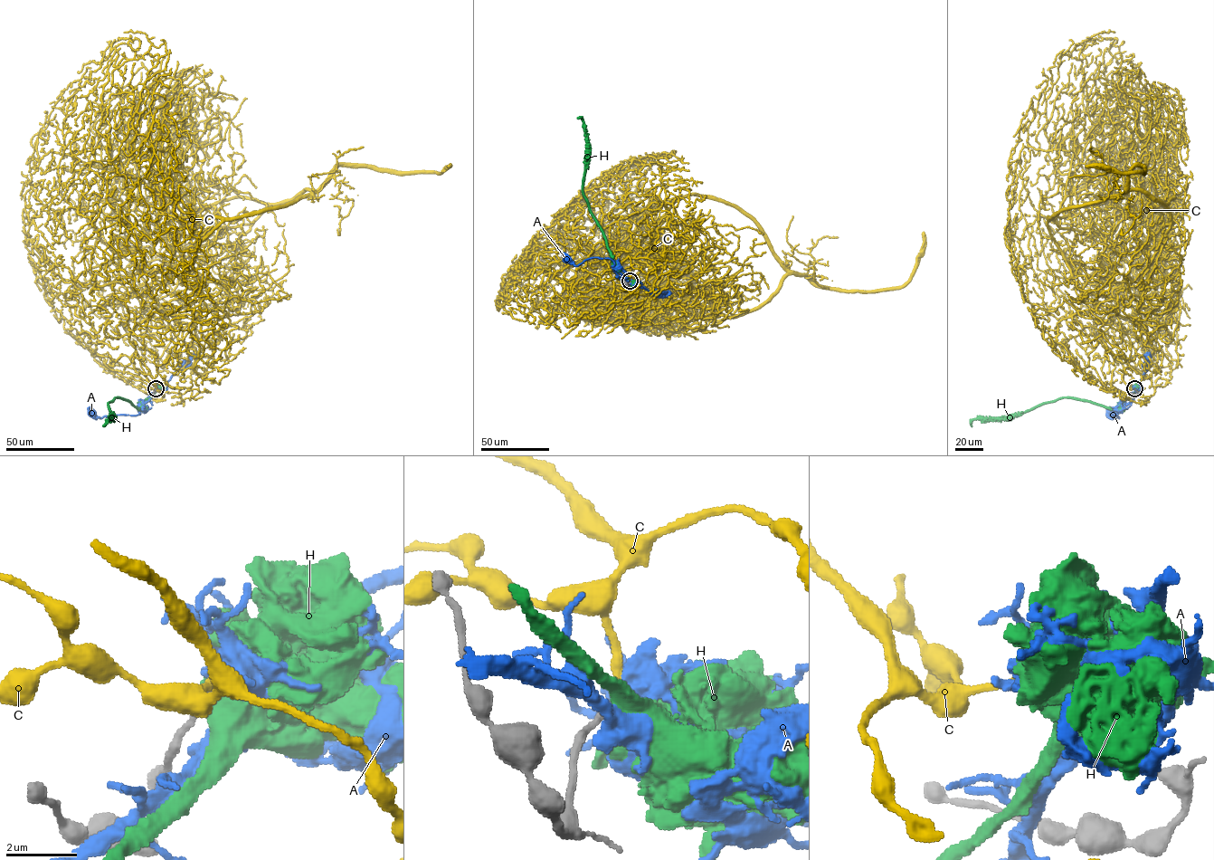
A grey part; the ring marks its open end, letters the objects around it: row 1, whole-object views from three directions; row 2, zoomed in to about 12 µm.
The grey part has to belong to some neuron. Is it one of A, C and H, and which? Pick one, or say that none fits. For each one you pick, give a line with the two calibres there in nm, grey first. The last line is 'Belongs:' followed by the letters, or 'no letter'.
C: Thickness 220 nm (grey) against 220 nm
Belongs: C

